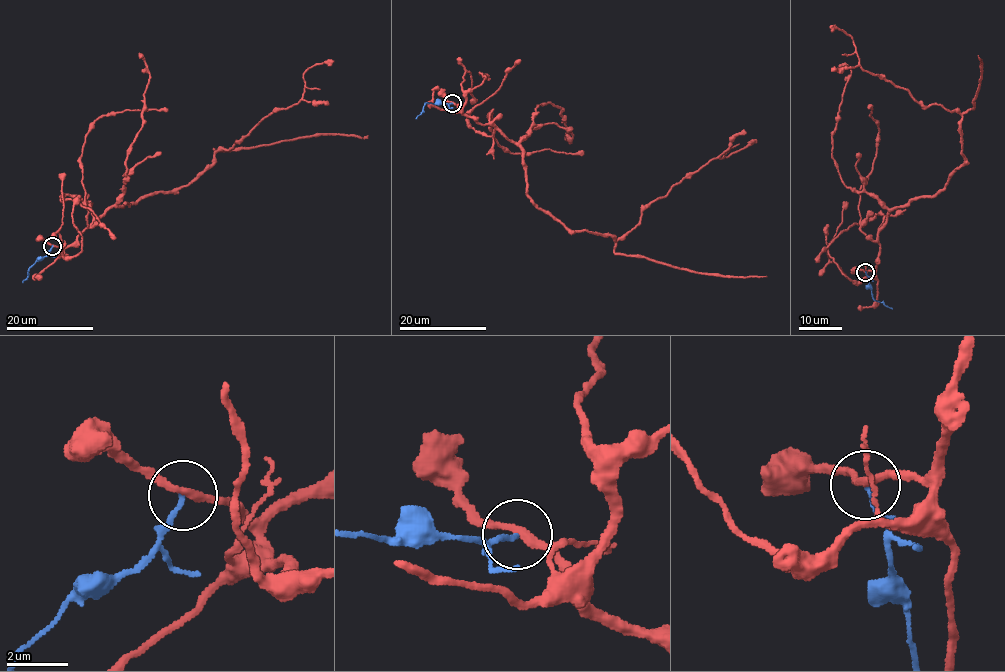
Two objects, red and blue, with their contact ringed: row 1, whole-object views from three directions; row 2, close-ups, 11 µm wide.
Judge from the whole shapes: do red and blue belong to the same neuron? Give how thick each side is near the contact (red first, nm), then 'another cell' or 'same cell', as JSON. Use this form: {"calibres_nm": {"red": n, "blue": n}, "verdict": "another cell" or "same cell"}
{"calibres_nm": {"red": 240, "blue": 150}, "verdict": "another cell"}

